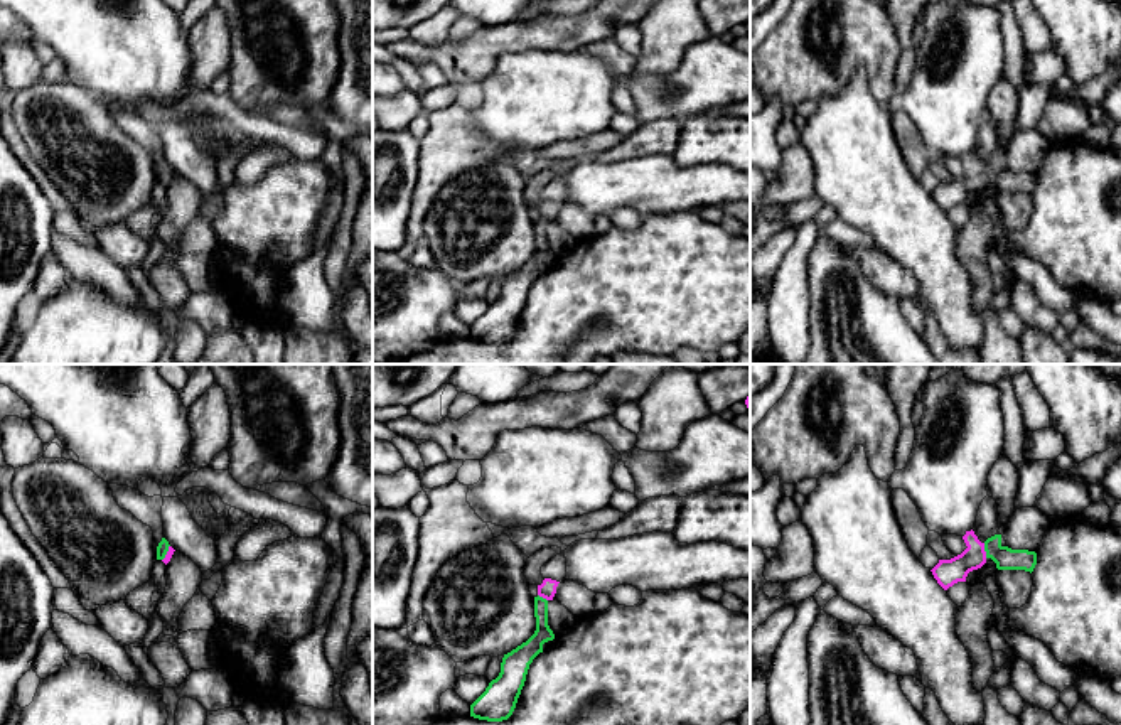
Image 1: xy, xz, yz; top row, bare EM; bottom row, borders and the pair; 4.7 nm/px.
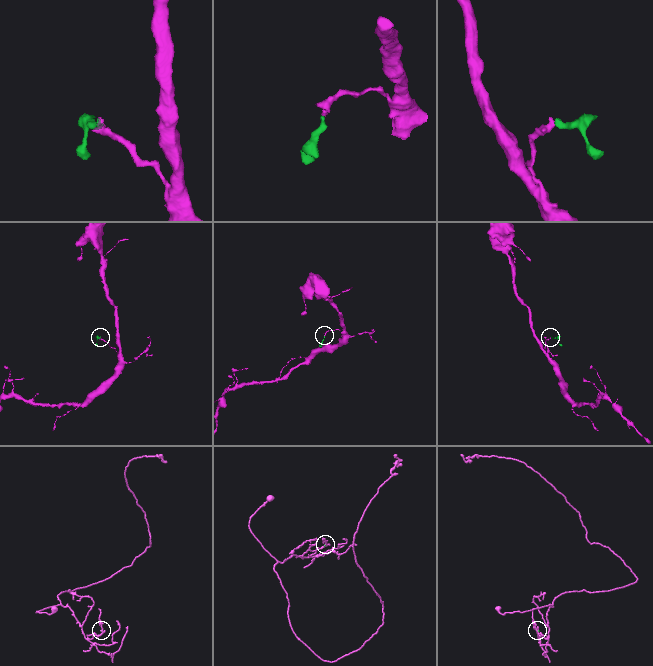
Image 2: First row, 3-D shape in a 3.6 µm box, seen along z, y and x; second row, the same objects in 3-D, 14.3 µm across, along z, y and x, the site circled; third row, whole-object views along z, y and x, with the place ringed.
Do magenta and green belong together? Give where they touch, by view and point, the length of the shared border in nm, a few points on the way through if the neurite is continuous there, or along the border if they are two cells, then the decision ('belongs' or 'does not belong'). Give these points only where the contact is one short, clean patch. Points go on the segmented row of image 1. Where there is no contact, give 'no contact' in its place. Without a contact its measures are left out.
meets magenta in yz at (983, 550); contact 70 nm long; runs through yz (948, 572), (983, 550), (995, 550), (1005, 558); belongs

